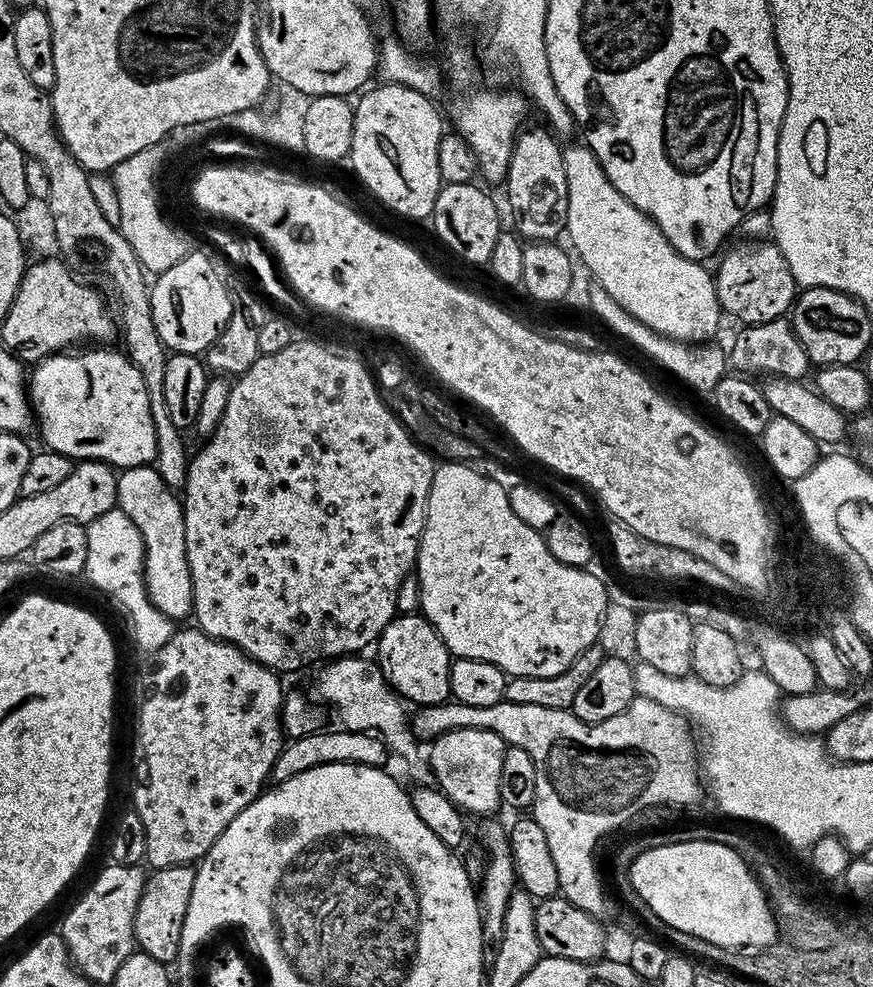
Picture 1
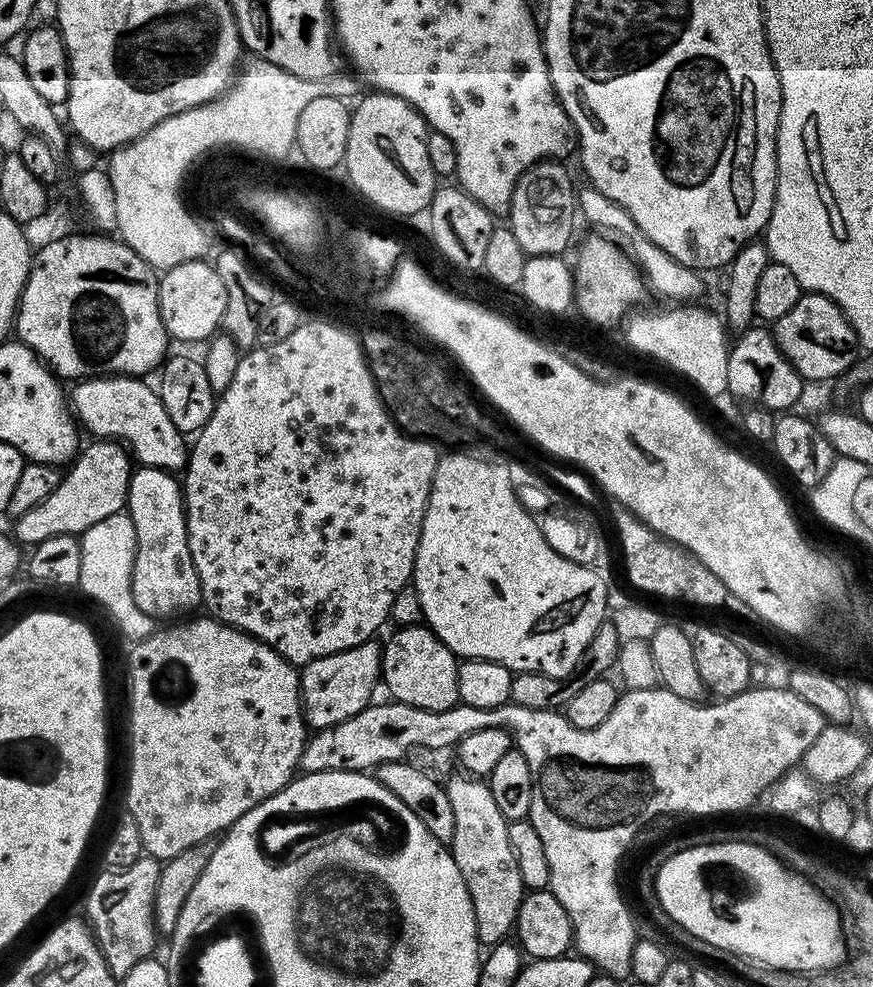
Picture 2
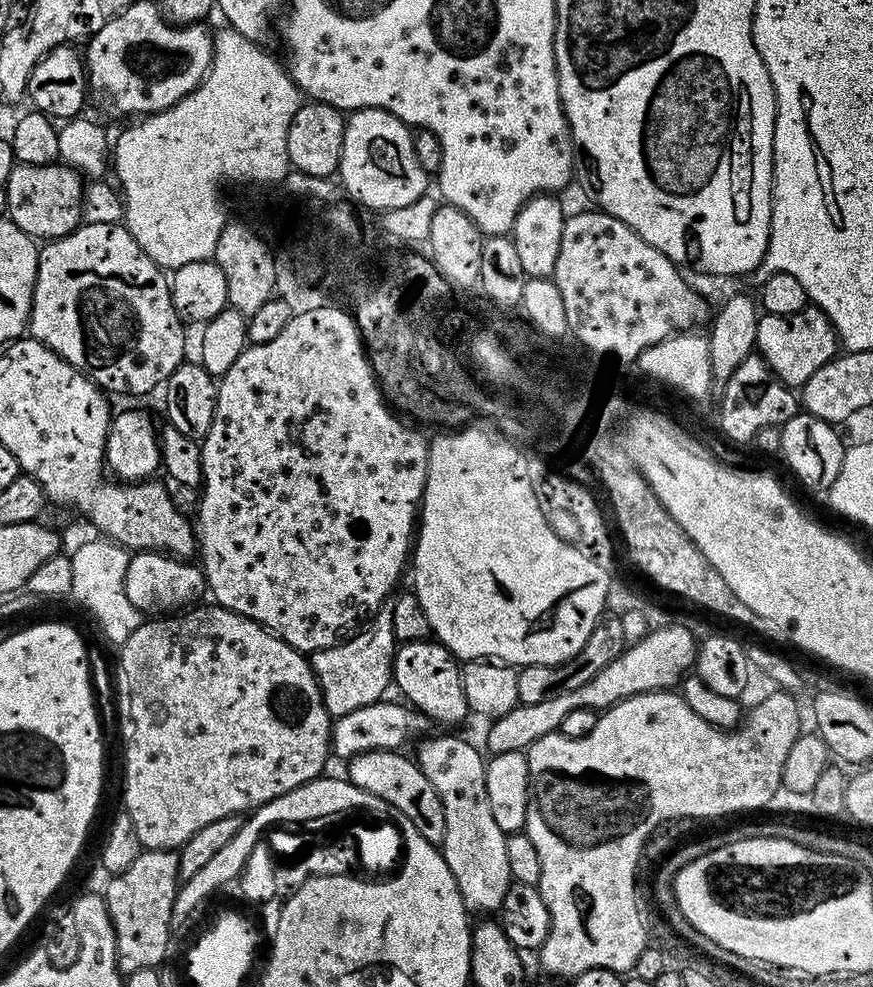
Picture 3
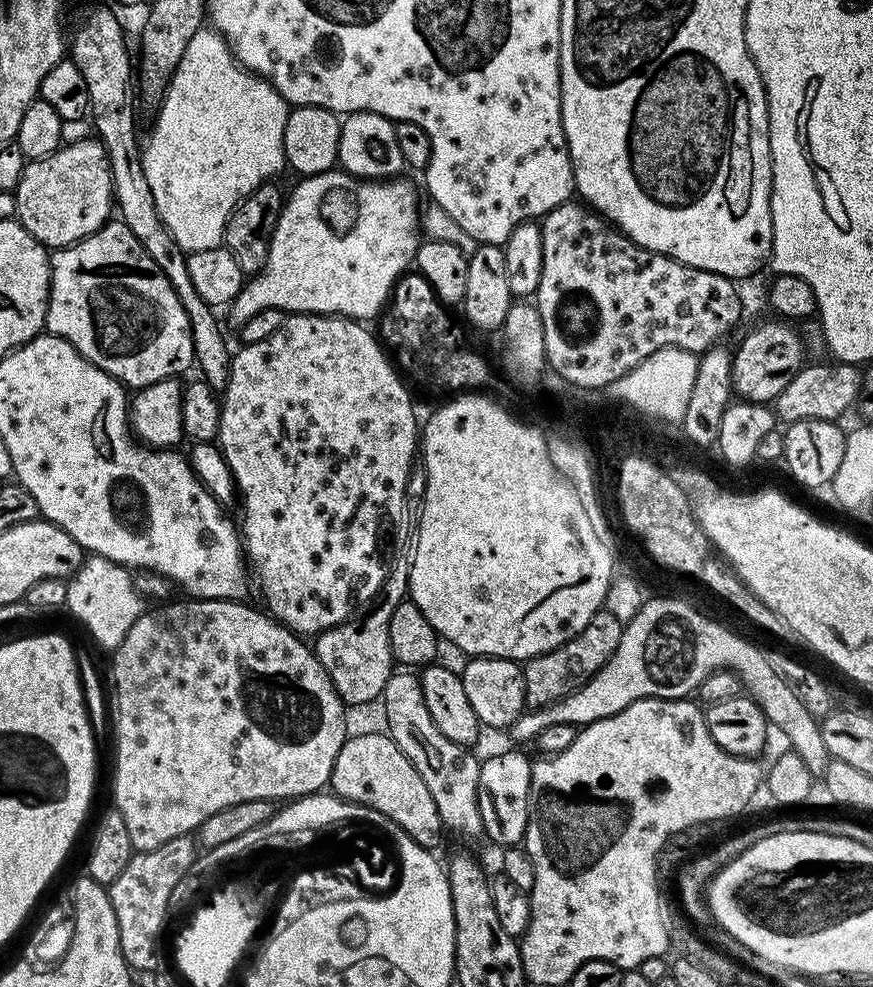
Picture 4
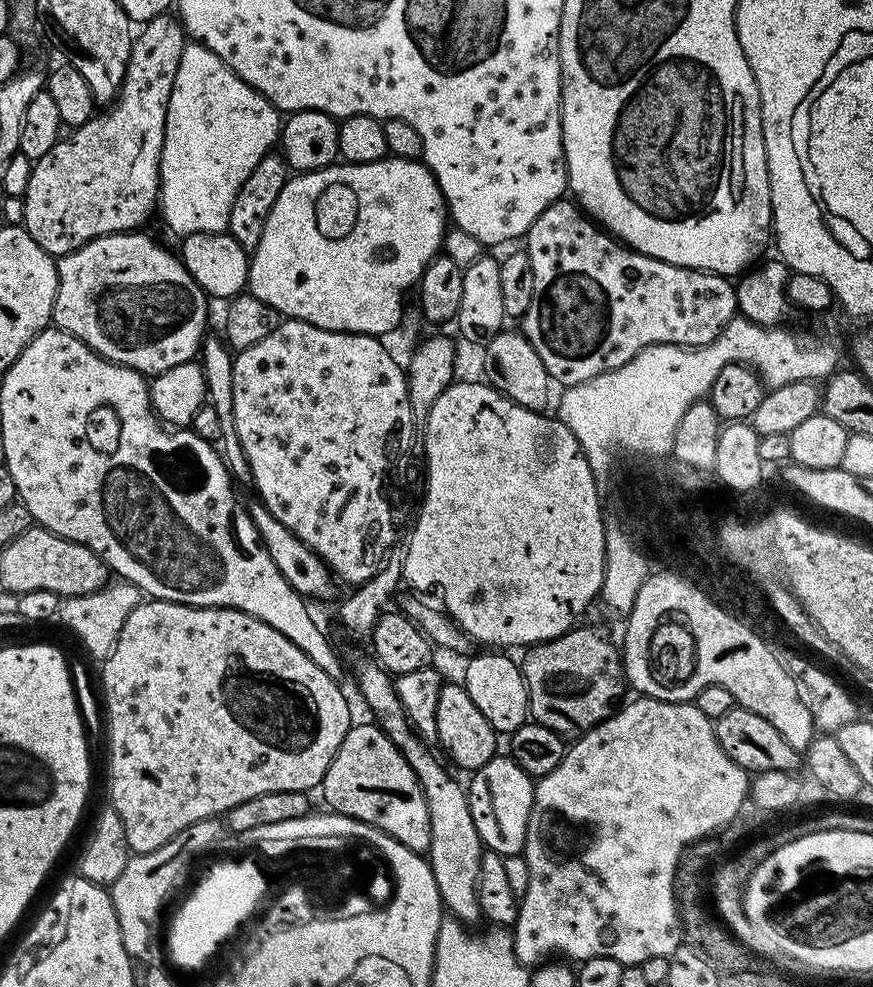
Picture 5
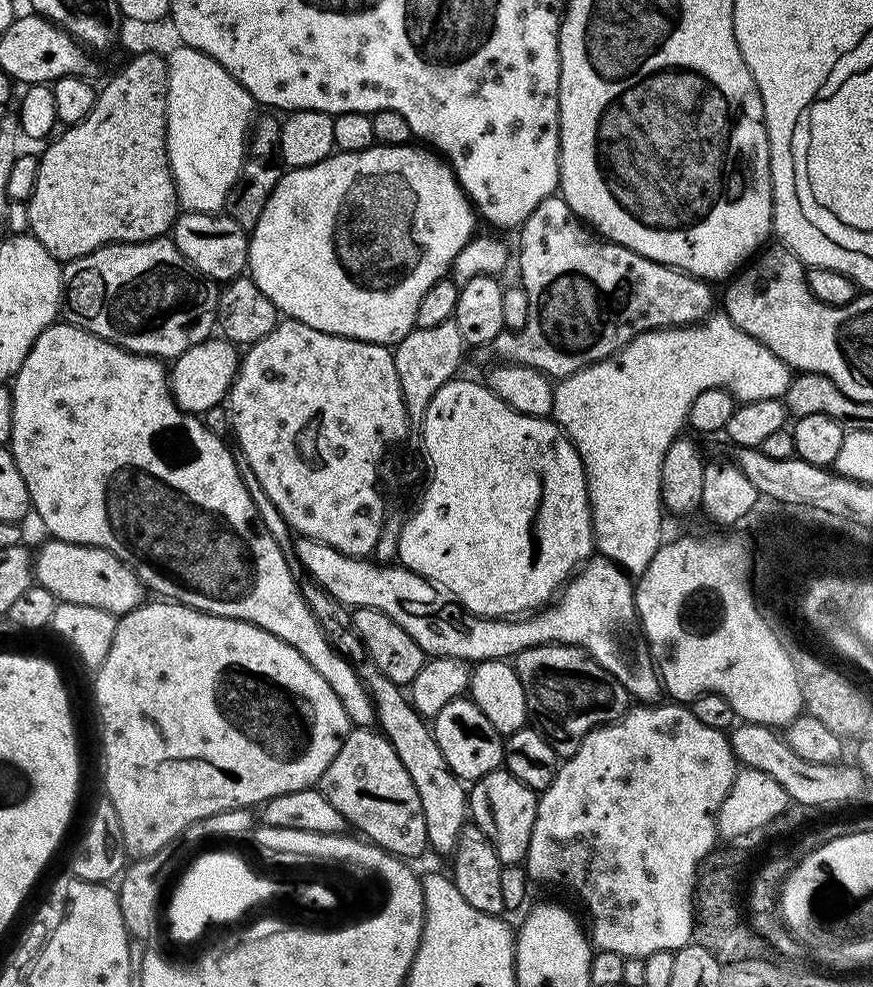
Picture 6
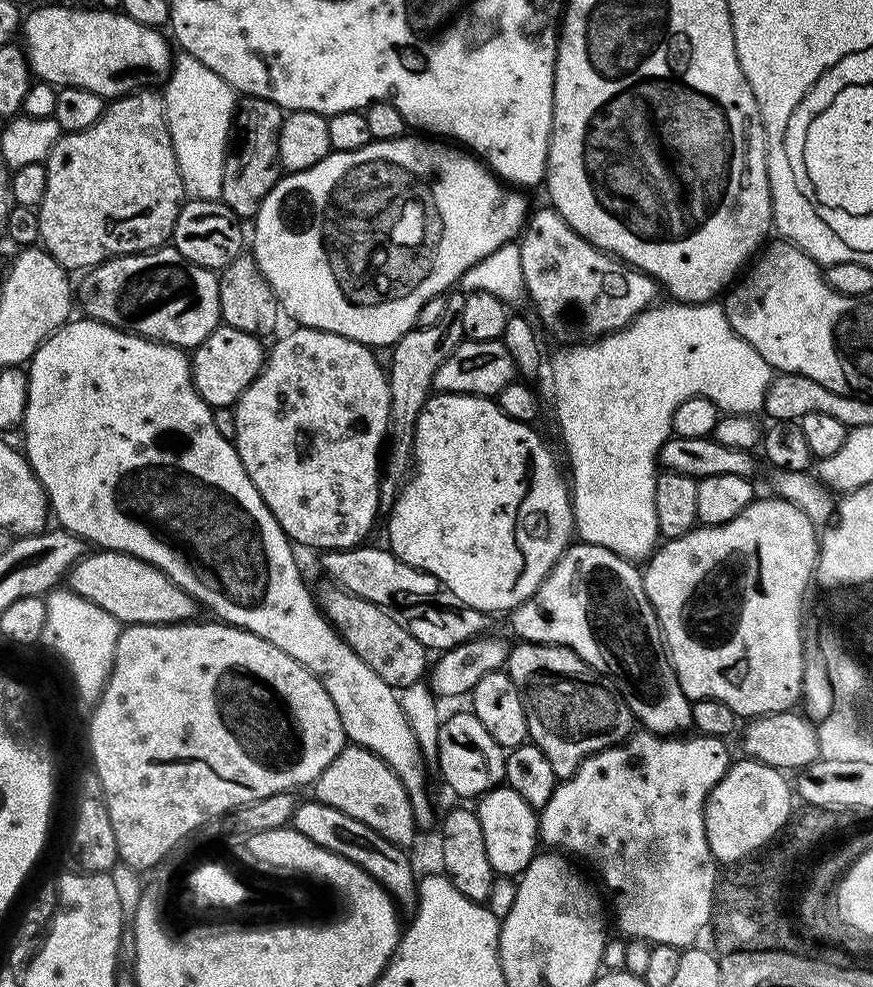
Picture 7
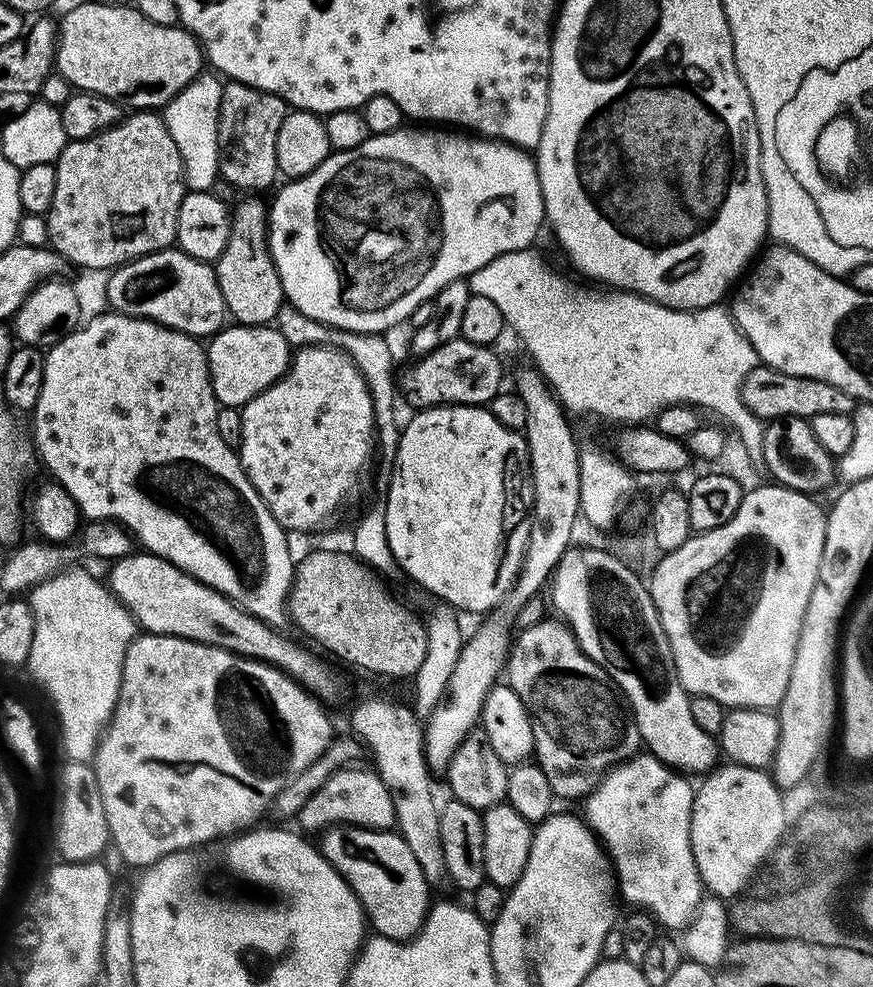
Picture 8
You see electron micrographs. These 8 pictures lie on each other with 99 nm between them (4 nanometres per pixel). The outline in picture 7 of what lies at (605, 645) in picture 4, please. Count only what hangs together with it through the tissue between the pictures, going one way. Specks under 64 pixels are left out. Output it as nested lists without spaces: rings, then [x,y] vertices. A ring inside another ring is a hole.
[[[520,642],[511,649],[506,663],[506,671],[510,679],[514,682],[514,686],[520,691],[520,697],[524,703],[526,710],[526,726],[528,727],[528,740],[538,746],[538,750],[542,750],[542,754],[546,754],[546,759],[550,761],[550,766],[554,766],[554,774],[557,781],[569,780],[576,773],[576,767],[580,765],[586,758],[590,758],[594,754],[598,754],[607,748],[613,748],[615,744],[621,744],[627,740],[634,731],[634,717],[630,706],[625,702],[624,696],[617,690],[615,684],[609,677],[604,676],[600,672],[595,672],[586,662],[582,662],[582,658],[578,658],[578,654],[574,654],[569,648],[565,648],[558,644],[529,644]]]

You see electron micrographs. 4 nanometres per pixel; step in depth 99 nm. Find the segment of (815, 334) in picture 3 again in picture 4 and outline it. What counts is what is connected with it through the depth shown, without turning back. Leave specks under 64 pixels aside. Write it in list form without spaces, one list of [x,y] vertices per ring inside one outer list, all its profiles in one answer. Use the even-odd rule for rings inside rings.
[[[772,318],[769,324],[760,324],[753,332],[746,333],[744,341],[738,346],[735,345],[732,357],[732,390],[739,399],[748,400],[751,404],[768,404],[775,401],[776,396],[782,394],[782,390],[786,390],[786,386],[790,386],[800,369],[805,367],[806,340],[801,333],[799,336],[792,328],[795,327],[791,323]]]

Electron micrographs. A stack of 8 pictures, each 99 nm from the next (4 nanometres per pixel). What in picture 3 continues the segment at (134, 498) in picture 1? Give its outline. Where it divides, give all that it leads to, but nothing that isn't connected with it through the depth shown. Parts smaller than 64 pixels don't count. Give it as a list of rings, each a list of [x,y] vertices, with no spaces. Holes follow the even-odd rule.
[[[140,550],[133,553],[128,559],[126,578],[123,579],[123,589],[130,604],[148,616],[160,616],[193,605],[198,596],[205,595],[207,580],[199,565],[188,563],[192,562],[164,552]]]

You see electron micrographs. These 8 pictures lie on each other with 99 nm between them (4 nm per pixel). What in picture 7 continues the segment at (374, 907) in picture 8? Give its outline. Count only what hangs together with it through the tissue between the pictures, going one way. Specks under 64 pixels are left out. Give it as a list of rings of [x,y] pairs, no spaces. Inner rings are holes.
[[[308,798],[305,804],[304,801],[297,803],[296,809],[292,812],[291,827],[297,828],[304,839],[318,842],[318,846],[344,856],[350,862],[365,868],[388,889],[397,905],[412,906],[417,903],[416,872],[408,861],[409,853],[394,842],[382,838],[382,834],[370,830],[370,826],[362,826],[358,818],[350,818],[350,814],[342,814],[342,810],[334,810],[334,806],[326,806],[314,798]]]

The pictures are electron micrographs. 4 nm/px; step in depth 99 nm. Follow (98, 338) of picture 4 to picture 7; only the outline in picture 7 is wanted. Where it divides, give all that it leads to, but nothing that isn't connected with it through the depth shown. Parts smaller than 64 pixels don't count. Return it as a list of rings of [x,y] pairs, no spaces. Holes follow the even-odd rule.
[[[165,246],[153,252],[139,252],[133,256],[113,256],[97,268],[83,273],[84,281],[78,284],[78,304],[84,307],[83,315],[90,320],[122,328],[147,340],[173,344],[175,348],[194,350],[215,328],[221,327],[220,277],[211,268],[203,268],[186,258],[177,248]]]

